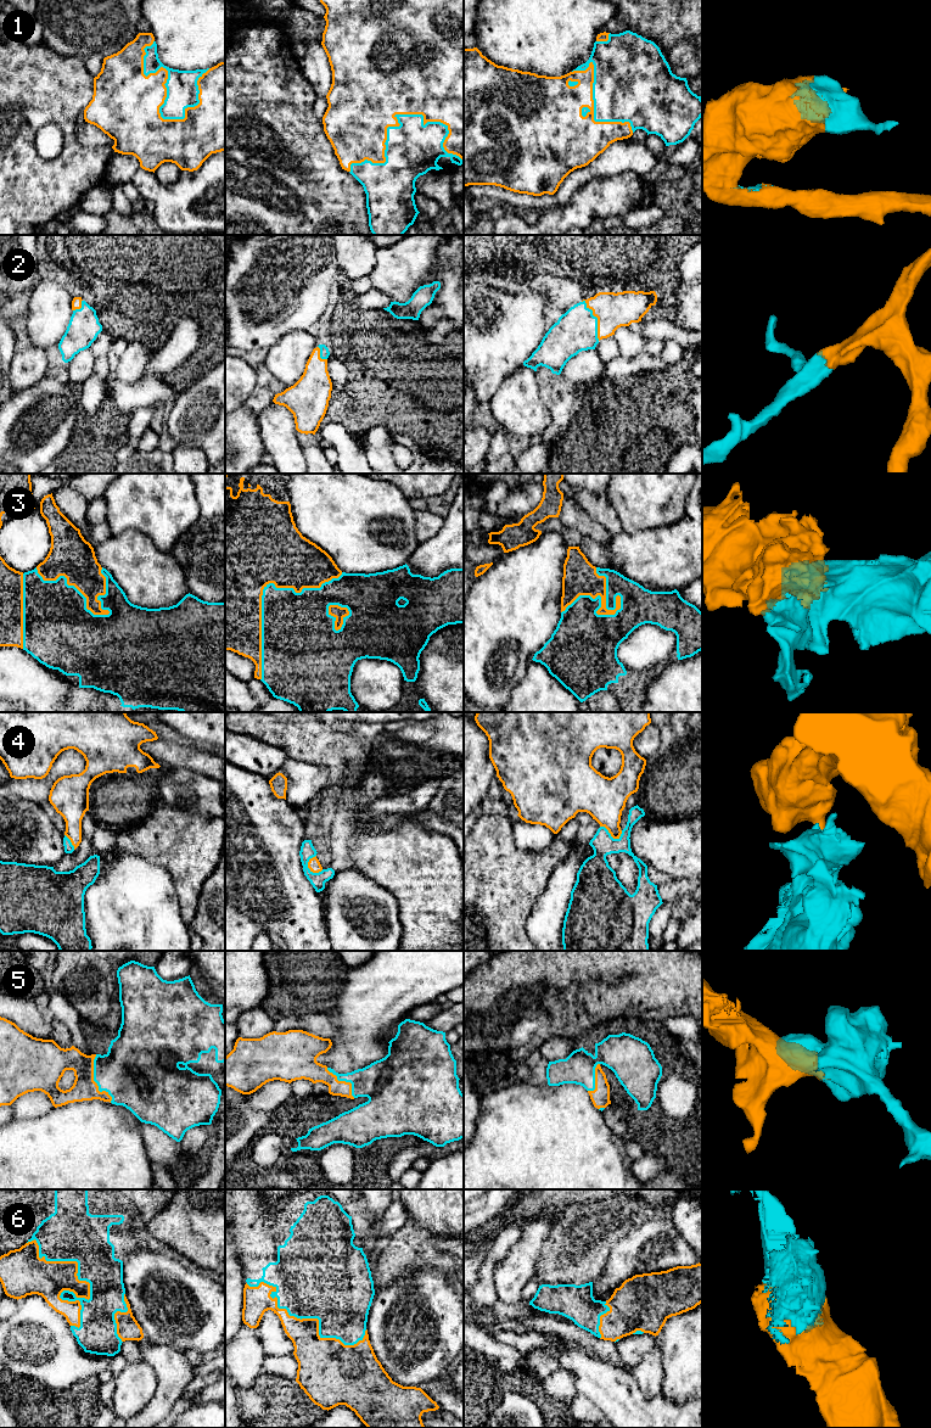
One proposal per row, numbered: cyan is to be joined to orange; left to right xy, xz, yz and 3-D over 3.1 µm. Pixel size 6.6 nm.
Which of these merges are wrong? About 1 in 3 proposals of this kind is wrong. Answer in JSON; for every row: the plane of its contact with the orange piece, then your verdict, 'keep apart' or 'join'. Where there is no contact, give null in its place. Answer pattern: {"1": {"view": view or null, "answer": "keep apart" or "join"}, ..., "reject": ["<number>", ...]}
{"1": {"view": "xz", "answer": "join"}, "2": {"view": "yz", "answer": "join"}, "3": {"view": "xz", "answer": "join"}, "4": {"view": "xz", "answer": "keep apart"}, "5": {"view": "xy", "answer": "join"}, "6": {"view": "xy", "answer": "join"}, "reject": ["4"]}

